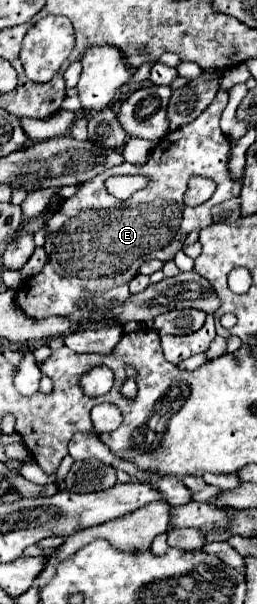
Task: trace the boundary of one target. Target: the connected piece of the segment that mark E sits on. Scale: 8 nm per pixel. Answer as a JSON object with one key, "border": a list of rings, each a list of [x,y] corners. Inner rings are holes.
{"border":[[[221,89],[213,103],[189,125],[167,133],[153,149],[145,165],[123,163],[103,171],[99,177],[79,185],[77,193],[61,203],[55,215],[49,219],[45,251],[47,265],[43,271],[27,281],[17,291],[17,305],[21,311],[35,319],[61,315],[85,329],[103,329],[117,325],[113,319],[95,321],[91,315],[109,313],[115,303],[125,303],[129,293],[129,281],[137,275],[143,261],[159,259],[169,261],[175,251],[183,247],[185,235],[193,229],[205,229],[211,225],[211,207],[233,199],[241,191],[241,183],[231,181],[227,171],[229,139],[219,127],[221,111],[227,105],[227,91]],[[111,175],[147,175],[151,185],[131,195],[127,201],[115,199],[105,189],[105,179]],[[193,175],[213,179],[217,191],[213,197],[191,209],[183,203],[187,181]],[[105,279],[105,281],[97,281]]]}

